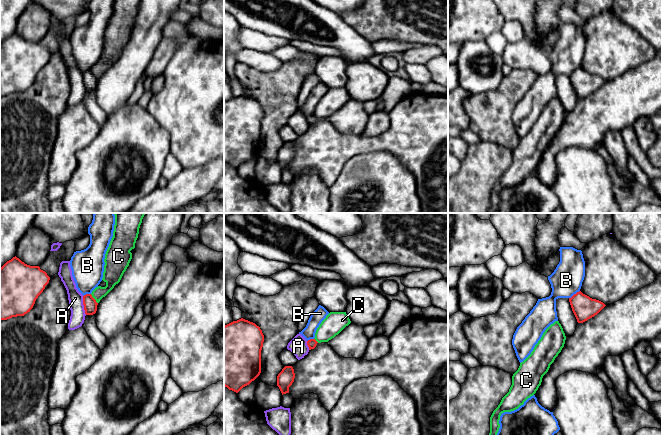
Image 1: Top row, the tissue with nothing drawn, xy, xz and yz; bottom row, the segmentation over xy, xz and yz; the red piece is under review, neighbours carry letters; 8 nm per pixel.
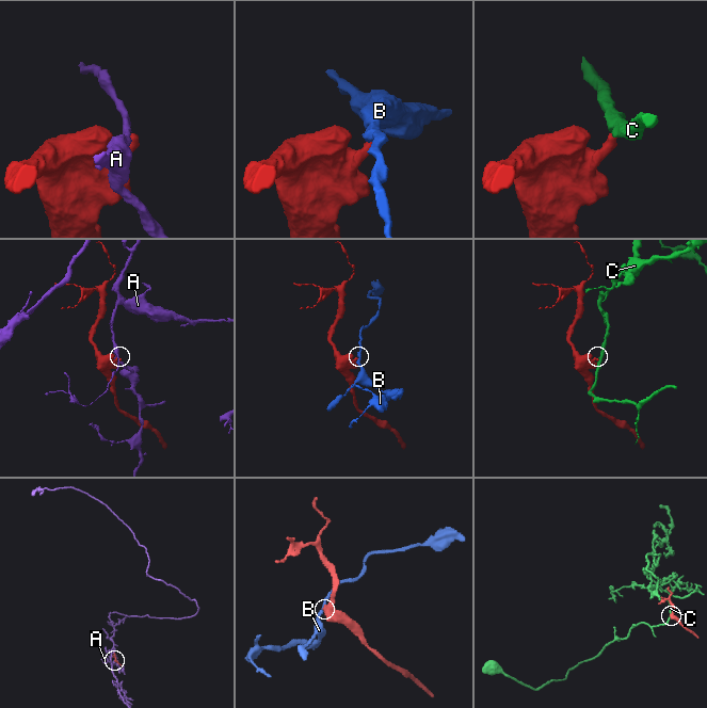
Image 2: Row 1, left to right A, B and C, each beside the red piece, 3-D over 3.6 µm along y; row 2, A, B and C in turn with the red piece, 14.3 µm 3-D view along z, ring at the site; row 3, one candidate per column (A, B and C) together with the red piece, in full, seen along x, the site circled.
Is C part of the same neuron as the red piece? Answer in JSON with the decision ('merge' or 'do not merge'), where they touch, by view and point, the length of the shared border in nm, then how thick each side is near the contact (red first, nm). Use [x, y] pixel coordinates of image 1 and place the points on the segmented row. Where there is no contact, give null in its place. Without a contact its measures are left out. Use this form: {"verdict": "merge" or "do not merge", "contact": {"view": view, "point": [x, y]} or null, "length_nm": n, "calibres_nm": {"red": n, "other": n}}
{"verdict": "do not merge", "contact": {"view": "xy", "point": [94, 299]}, "length_nm": 100, "calibres_nm": {"red": 110, "other": 150}}

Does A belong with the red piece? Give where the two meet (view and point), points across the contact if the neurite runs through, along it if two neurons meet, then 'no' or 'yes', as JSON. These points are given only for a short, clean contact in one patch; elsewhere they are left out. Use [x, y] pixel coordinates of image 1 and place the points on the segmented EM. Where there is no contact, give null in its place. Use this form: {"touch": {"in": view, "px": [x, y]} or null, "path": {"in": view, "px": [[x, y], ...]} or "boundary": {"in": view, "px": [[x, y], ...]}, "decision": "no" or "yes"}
{"touch": {"in": "xy", "px": [83, 304]}, "boundary": {"in": "xy", "px": [[82, 296], [83, 309], [86, 314]]}, "decision": "no"}

